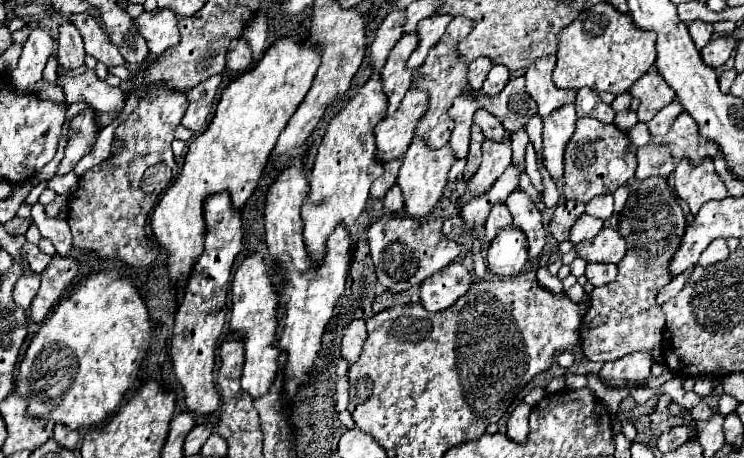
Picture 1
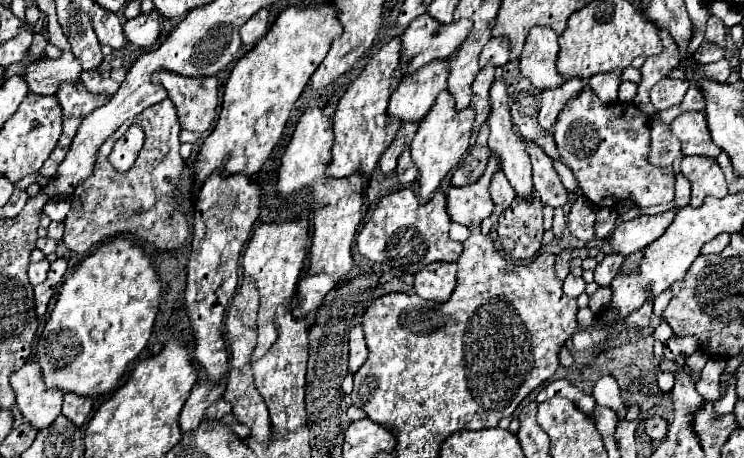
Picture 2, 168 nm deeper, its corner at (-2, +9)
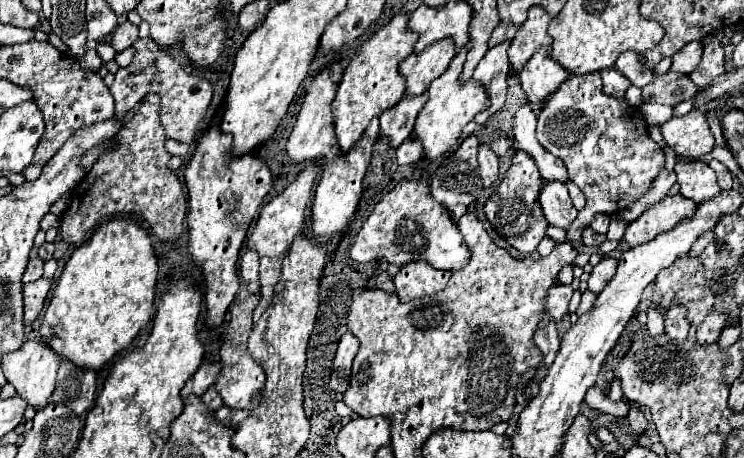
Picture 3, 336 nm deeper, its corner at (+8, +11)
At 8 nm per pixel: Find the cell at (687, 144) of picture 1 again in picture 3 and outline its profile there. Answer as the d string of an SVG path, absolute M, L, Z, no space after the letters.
M692 110L686 116L674 116L662 124L662 136L666 144L686 158L698 158L714 148L714 136L708 128L706 116L700 110Z

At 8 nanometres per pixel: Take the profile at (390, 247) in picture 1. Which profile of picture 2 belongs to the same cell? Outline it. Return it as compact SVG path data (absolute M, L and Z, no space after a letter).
M398 190L384 196L372 218L364 224L358 234L358 252L374 262L386 264L402 274L416 274L430 262L456 262L462 252L462 244L448 236L450 216L446 212L444 192L434 192L428 202L418 202L412 190Z

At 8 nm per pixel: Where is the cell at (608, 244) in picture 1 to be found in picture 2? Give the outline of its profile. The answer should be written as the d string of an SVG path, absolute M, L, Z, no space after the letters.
M668 210L656 216L640 216L628 222L622 222L618 226L614 226L614 230L610 232L610 238L606 240L612 252L620 252L622 256L632 254L648 244L652 244L656 238L660 238L664 234L664 230L668 228L668 224L674 220L676 210Z

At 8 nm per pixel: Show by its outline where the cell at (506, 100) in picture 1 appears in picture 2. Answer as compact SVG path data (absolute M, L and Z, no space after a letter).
M520 92L510 106L510 114L512 114L512 122L518 128L518 132L522 134L522 138L538 144L542 150L546 150L546 154L550 158L558 158L558 150L556 144L552 140L552 134L546 134L542 130L542 126L538 126L538 106L542 102L540 92Z

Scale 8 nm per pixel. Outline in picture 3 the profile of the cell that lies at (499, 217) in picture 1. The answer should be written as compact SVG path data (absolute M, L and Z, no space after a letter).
M488 144L478 146L478 164L480 164L480 176L484 180L484 188L494 188L498 182L498 156Z

